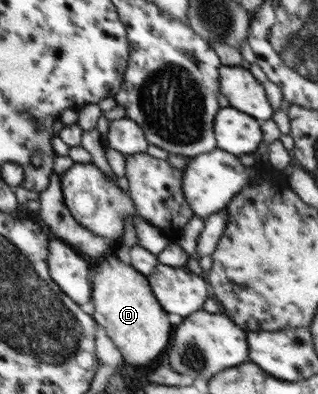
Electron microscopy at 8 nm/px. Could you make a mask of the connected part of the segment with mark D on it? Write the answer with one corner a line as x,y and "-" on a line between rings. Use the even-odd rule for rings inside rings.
107,254
95,268
95,276
91,281
92,300
95,306
92,317
99,326
105,328
107,336
111,338
116,346
121,348
121,354
125,356
125,362
143,366
143,364
153,362
153,358
159,358
165,352
165,348
169,344
171,328
175,326
169,323
168,312
163,310
163,307
153,294
148,277
135,270
131,265
123,263
116,255

